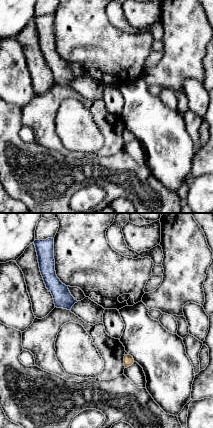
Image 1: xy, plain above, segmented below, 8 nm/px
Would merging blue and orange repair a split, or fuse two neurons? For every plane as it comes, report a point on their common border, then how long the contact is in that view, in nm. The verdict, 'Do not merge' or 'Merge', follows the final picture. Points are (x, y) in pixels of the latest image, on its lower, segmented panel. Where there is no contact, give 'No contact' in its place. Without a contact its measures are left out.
No contact

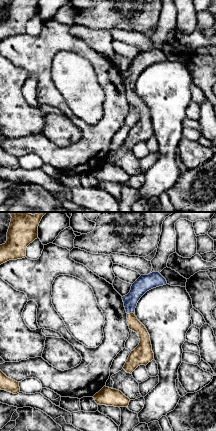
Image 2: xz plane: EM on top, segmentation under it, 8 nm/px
Touches blue at (130, 312). Shared border 60 nm

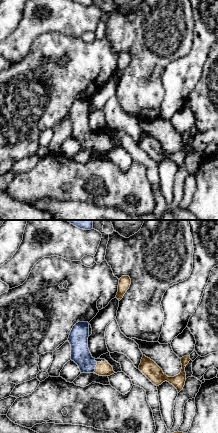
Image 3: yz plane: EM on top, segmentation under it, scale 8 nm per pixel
Touches blue at (95, 366). Shared border 90 nm

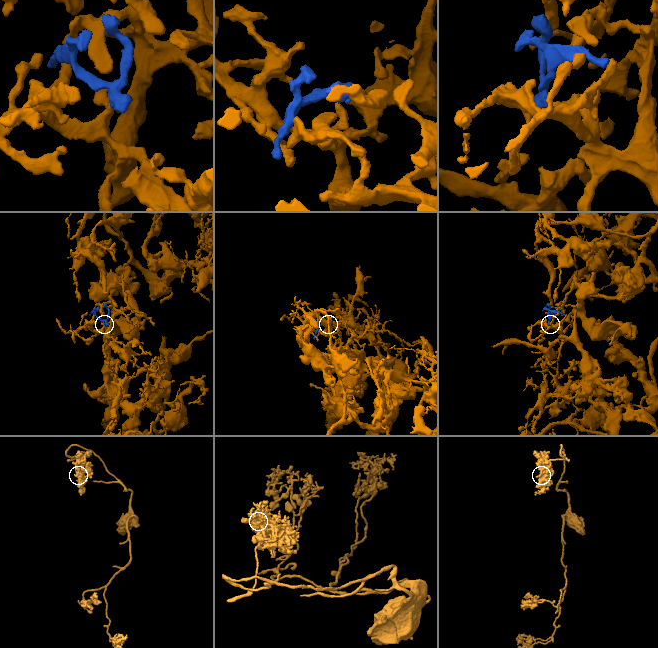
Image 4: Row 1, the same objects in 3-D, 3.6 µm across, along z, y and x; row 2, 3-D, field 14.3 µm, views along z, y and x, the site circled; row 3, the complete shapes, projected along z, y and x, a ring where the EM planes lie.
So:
Merge

